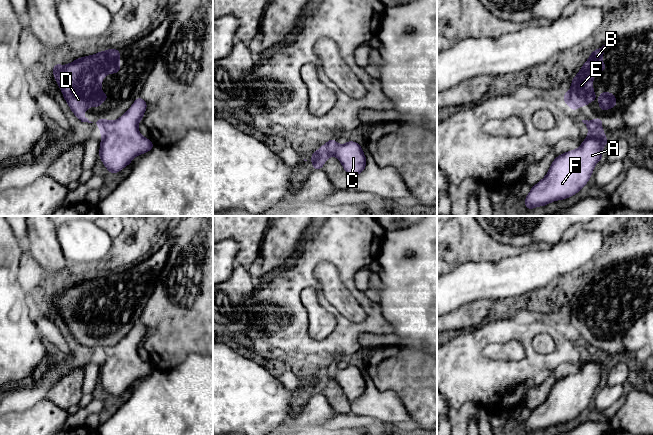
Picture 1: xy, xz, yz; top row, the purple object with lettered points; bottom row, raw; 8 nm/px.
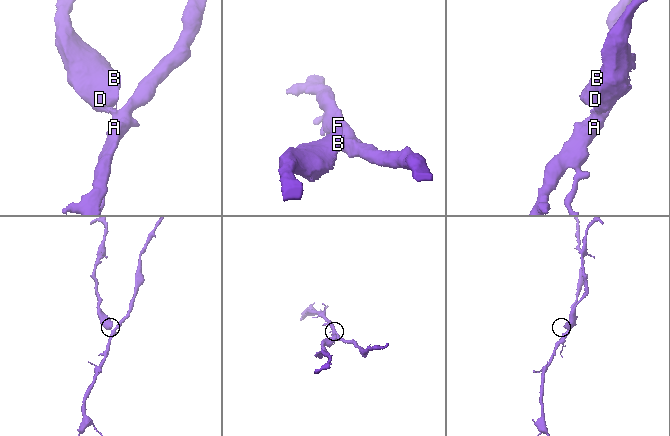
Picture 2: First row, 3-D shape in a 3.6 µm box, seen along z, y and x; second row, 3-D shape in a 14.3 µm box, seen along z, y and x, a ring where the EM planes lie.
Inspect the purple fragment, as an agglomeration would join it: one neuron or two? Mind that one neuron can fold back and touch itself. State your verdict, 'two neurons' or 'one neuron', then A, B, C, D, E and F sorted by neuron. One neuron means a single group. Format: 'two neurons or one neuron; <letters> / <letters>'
two neurons; A C F / B D E

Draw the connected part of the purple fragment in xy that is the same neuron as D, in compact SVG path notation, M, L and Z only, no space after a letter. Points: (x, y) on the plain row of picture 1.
M108 273L64 290L55 286L52 298L79 345L93 347L84 341L84 335L91 330L99 332L107 324L108 318L101 315L101 306L106 298L120 295L120 275Z

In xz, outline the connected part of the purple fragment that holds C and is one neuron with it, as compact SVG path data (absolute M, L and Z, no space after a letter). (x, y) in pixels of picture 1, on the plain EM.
M334 362L326 368L326 372L341 386L350 402L357 400L366 392L366 381L361 370L354 365L338 369Z

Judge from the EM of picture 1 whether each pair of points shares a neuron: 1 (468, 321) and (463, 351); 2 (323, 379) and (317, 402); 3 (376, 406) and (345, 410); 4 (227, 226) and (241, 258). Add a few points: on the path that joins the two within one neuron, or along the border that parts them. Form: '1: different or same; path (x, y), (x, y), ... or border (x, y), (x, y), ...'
1: different; border (488, 318), (477, 326), (460, 331)
2: different; border (313, 394), (322, 393), (335, 410)
3: different; border (350, 402), (351, 414)
4: same; path (235, 234), (243, 242), (243, 250)

